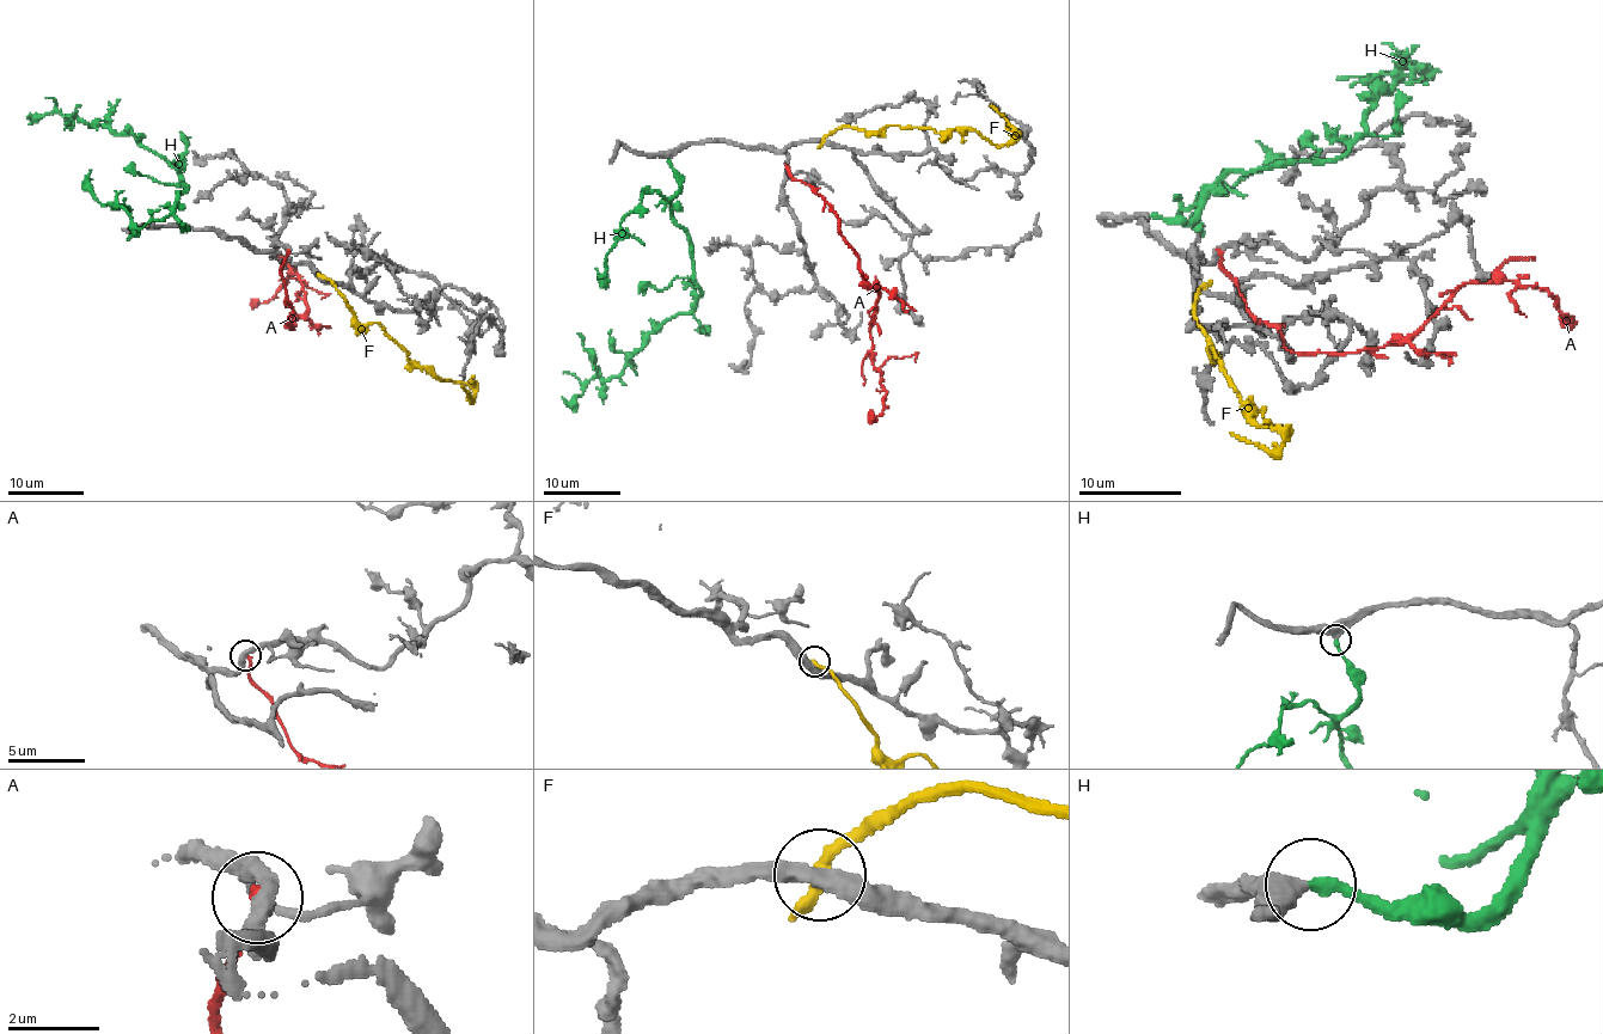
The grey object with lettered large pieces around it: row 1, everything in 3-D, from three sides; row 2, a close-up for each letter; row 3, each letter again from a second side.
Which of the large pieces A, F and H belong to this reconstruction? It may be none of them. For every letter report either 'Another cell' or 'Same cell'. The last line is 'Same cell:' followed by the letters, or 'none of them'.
A: Another cell
F: Another cell
H: Same cell
Same cell: H

